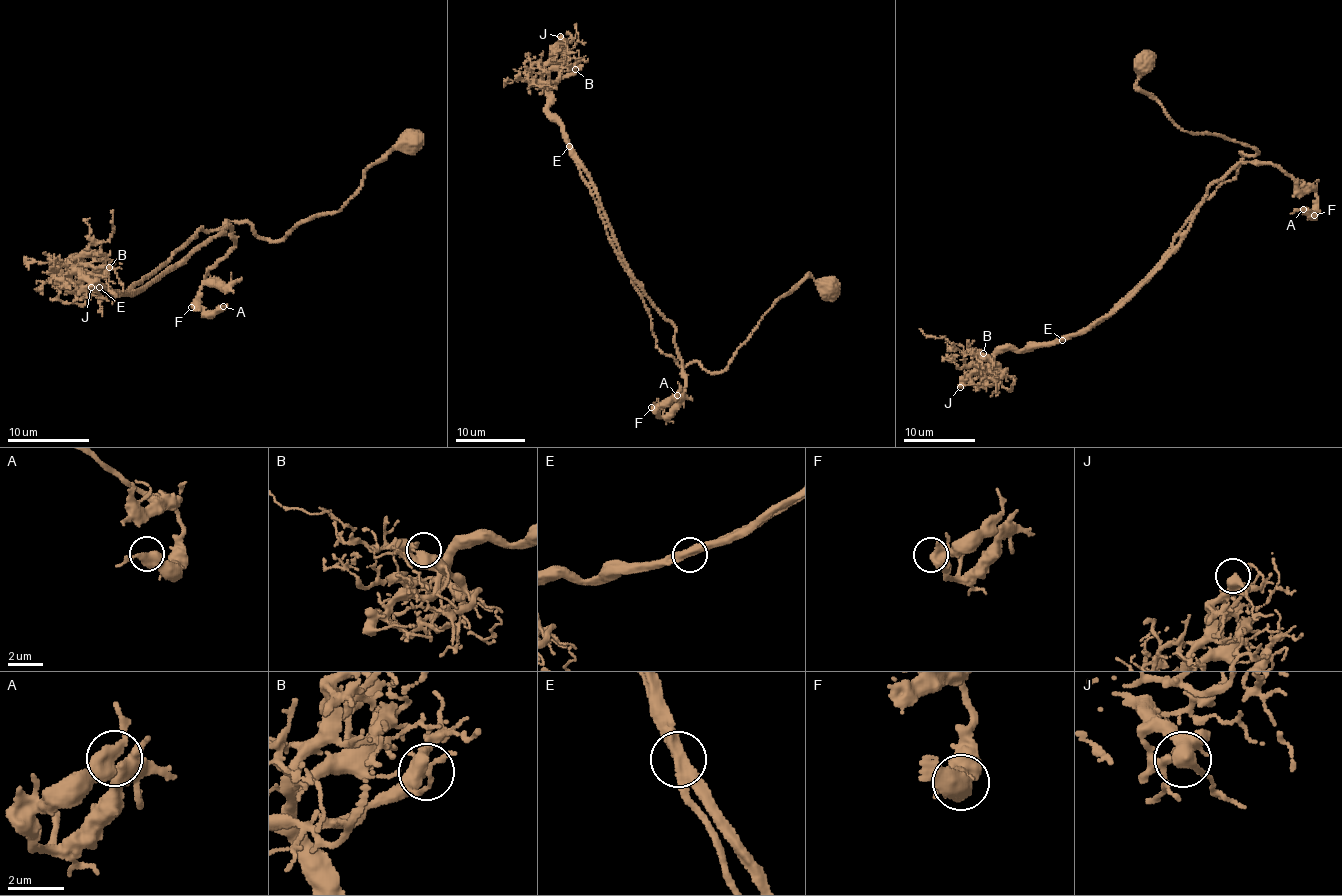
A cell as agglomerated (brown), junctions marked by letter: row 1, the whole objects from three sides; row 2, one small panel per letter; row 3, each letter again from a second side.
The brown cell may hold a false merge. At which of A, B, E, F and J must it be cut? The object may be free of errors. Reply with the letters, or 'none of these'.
none of these

